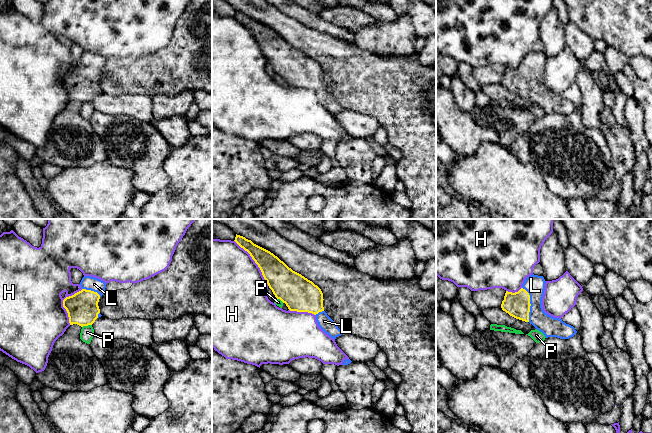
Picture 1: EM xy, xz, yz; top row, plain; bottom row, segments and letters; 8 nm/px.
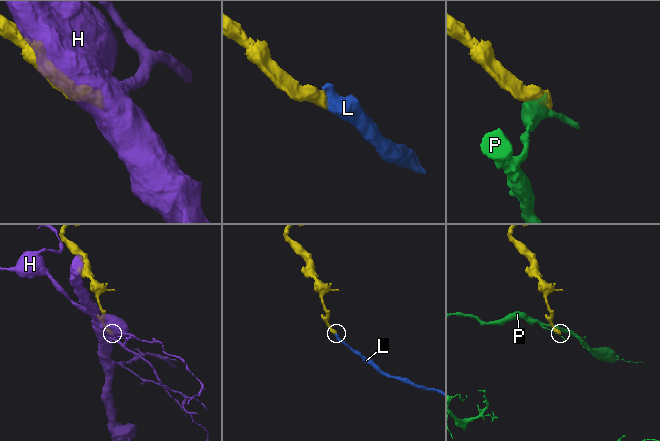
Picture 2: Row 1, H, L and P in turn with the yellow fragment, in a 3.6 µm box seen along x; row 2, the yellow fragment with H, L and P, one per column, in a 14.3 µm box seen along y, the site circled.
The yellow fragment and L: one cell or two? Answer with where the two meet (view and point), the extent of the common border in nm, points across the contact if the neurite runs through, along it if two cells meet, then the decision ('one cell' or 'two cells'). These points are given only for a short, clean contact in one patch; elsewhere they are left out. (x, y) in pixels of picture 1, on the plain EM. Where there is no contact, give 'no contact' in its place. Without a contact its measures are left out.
contact yz (530, 80); length 280 nm; one cell

